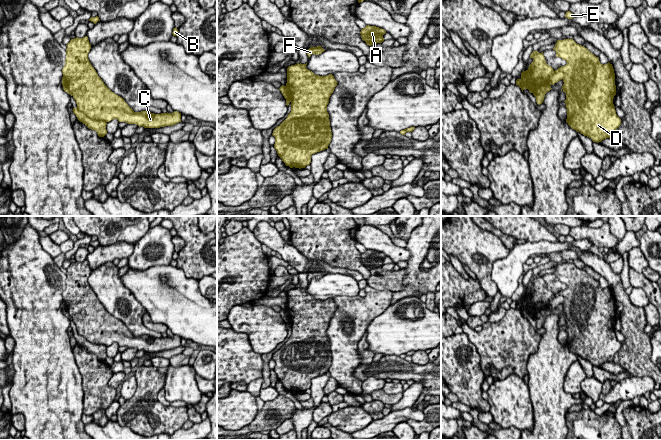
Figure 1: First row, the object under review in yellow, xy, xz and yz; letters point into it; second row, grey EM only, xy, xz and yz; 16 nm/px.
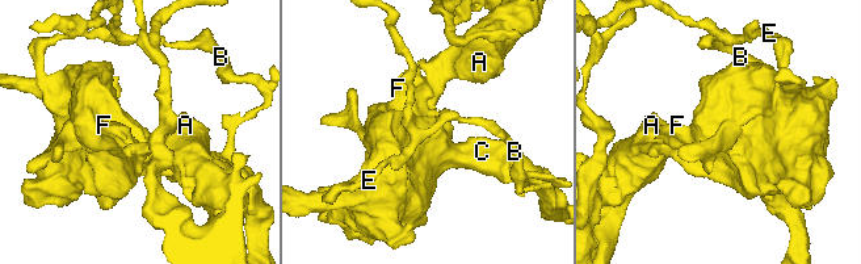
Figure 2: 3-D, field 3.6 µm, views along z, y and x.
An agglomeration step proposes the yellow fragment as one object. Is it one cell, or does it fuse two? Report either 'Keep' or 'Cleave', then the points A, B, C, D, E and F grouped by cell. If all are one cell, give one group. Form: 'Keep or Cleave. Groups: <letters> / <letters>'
Cleave. Groups: A / B C D E F

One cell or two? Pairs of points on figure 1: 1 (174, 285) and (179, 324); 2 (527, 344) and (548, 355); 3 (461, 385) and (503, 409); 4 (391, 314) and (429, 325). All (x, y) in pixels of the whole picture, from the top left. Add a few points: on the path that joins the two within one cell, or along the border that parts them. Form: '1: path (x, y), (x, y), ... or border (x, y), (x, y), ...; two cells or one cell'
1: path (178, 295), (179, 314); one cell
2: border (541, 335), (538, 349), (528, 358), (526, 370); two cells
3: border (486, 400), (490, 411); two cells
4: path (400, 323), (402, 325), (420, 325); one cell

